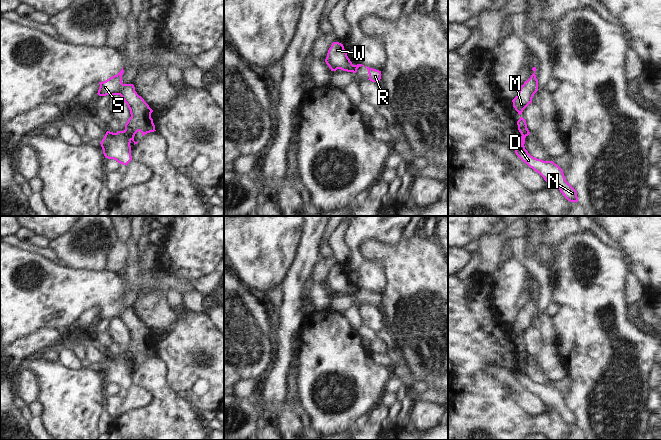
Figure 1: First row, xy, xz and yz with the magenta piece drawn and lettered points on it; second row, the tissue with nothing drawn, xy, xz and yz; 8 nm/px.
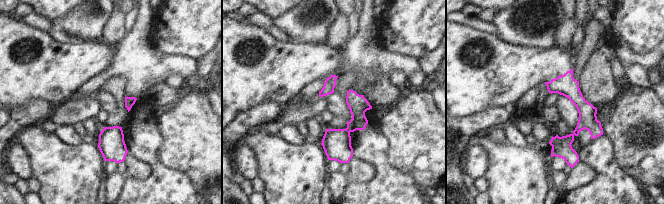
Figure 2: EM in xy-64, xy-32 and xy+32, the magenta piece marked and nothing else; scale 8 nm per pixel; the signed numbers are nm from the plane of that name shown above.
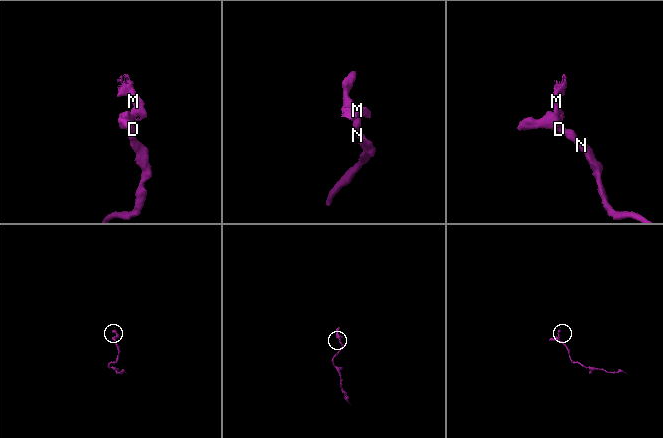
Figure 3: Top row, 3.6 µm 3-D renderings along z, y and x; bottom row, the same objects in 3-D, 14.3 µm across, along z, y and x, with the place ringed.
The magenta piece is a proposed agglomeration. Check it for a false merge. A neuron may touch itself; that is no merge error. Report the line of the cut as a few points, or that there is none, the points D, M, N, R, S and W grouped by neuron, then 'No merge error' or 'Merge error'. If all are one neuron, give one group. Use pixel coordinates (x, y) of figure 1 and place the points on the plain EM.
Split along xy (125, 353), (131, 363). Groups: D N W / M R S. Merge error

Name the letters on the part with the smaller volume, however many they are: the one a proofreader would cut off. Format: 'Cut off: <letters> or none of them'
Cut off: M, R, S

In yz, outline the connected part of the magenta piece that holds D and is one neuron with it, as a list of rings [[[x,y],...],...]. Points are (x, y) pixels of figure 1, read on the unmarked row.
[[[521,360],[521,369],[515,374],[516,379],[546,406],[555,408],[568,425],[578,426],[577,415],[566,405],[563,394],[553,385],[543,385],[531,380],[524,370],[525,362]]]

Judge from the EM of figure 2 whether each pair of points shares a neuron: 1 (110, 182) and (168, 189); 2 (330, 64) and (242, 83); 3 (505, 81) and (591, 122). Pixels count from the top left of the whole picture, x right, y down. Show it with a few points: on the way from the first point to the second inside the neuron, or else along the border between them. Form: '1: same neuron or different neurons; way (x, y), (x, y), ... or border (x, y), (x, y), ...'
1: different neurons; border (125, 177), (119, 193)
2: same neuron; way (308, 64), (297, 64), (280, 71), (264, 73)
3: same neuron; way (529, 76), (554, 76), (576, 98)

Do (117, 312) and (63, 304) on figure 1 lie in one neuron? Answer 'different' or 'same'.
same

